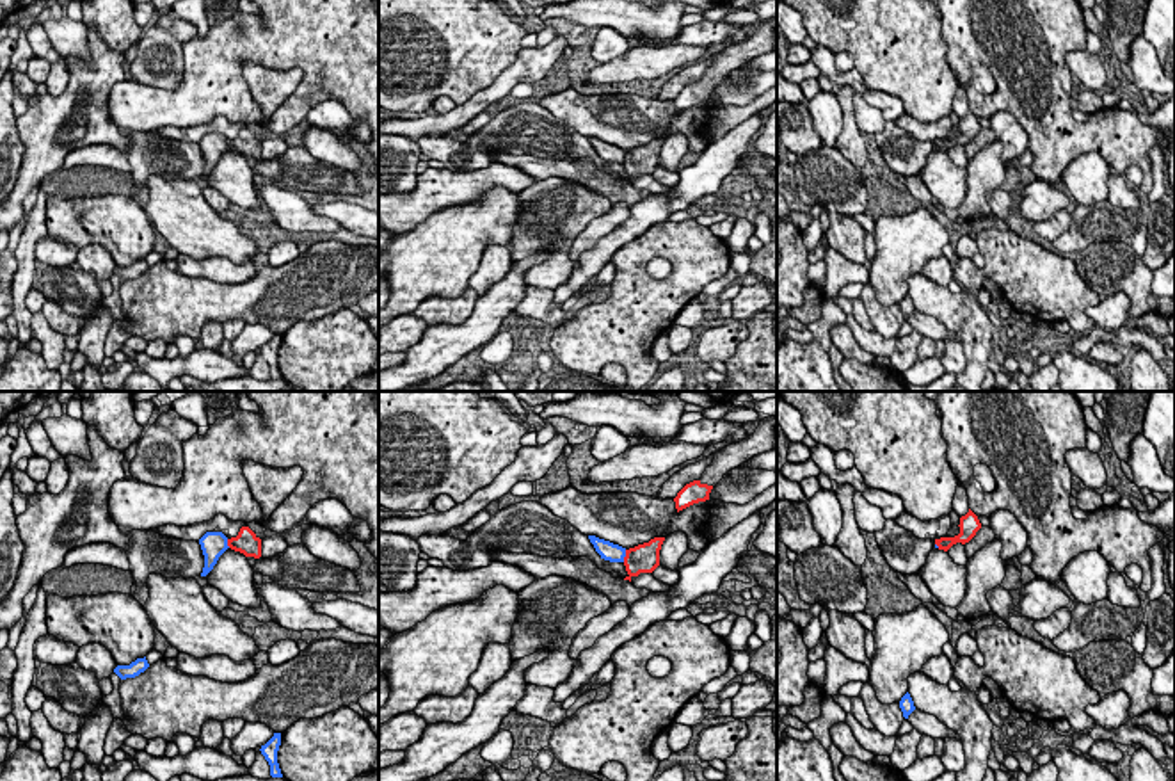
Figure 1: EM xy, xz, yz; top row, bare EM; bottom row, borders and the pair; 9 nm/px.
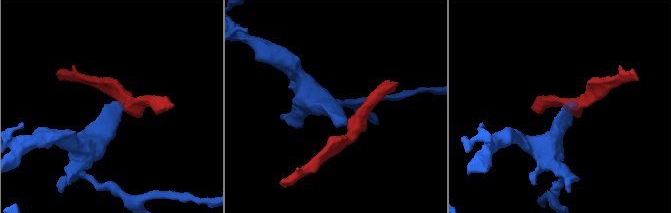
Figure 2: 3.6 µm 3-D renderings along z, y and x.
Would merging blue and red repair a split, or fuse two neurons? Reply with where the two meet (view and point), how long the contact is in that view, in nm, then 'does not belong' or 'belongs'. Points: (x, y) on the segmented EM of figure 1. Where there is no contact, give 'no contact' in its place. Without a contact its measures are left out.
xz (624, 555) | 120 nm | does not belong

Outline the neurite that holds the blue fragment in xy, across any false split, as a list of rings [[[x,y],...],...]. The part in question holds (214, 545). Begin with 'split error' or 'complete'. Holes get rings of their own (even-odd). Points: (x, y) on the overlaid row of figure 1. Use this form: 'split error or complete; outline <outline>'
complete; outline [[[206,532],[199,539],[199,544],[204,555],[204,568],[201,576],[206,576],[217,564],[219,557],[229,548],[228,537],[222,532]]]

